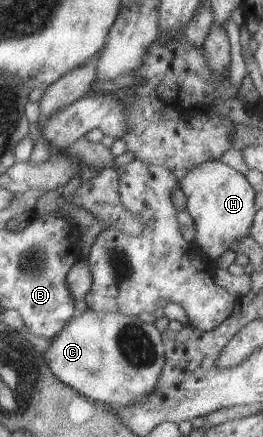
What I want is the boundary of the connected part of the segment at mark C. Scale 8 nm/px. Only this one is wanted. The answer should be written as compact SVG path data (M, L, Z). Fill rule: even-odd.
M91 308L74 317L62 332L51 340L50 348L43 355L44 361L61 381L93 401L116 408L126 408L146 400L157 389L157 382L166 364L166 347L162 332L154 324L144 322L140 316L98 312Z

